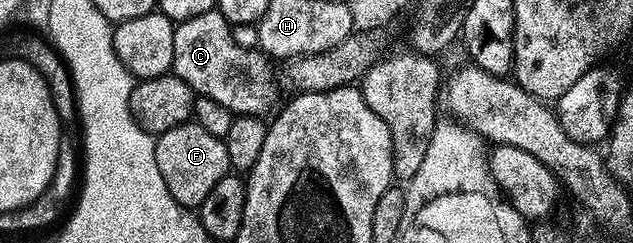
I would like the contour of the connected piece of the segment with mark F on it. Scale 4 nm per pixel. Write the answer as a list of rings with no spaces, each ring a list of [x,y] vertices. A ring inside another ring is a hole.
[[[192,119],[160,134],[156,143],[155,163],[159,163],[159,175],[163,175],[167,191],[171,191],[173,198],[181,205],[200,207],[211,192],[211,187],[215,187],[219,179],[230,176],[231,166],[224,140],[203,131],[203,127],[199,127]]]

